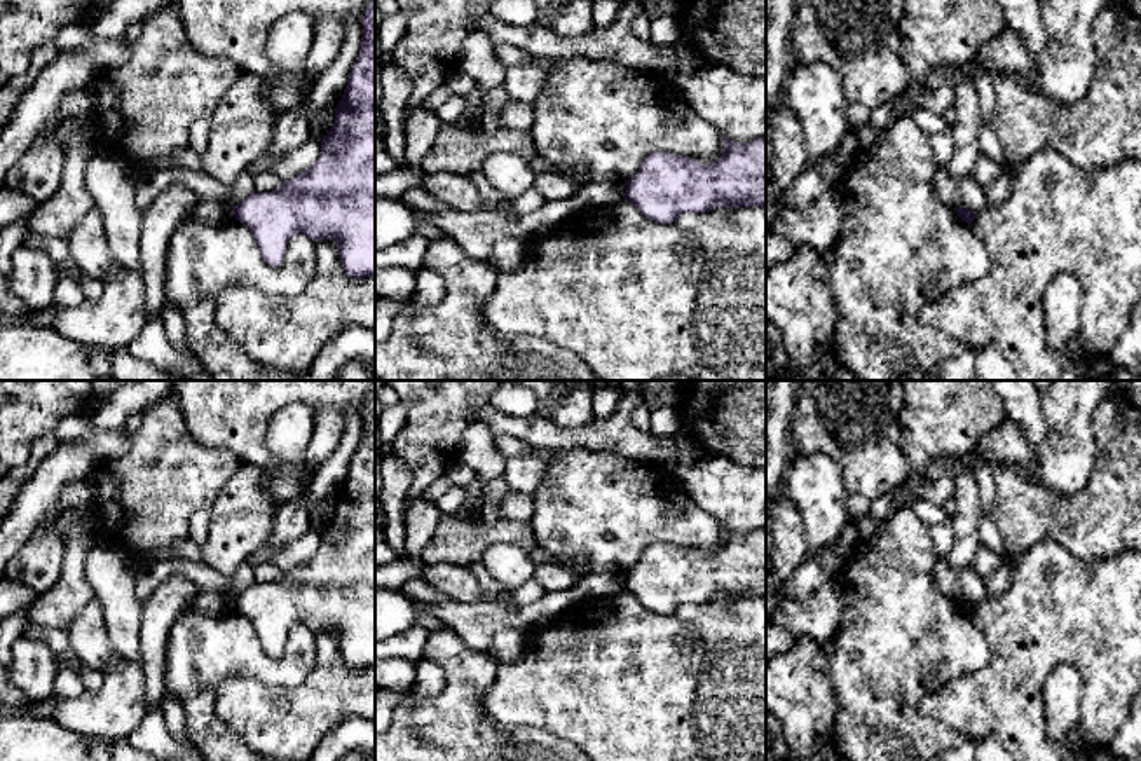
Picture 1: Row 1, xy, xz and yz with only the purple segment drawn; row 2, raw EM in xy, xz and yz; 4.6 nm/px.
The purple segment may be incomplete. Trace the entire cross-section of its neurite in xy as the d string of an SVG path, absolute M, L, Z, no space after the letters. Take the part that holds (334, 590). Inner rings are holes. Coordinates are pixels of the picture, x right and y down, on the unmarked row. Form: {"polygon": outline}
{"polygon": "M375 386L361 415L361 440L335 499L335 513L321 531L318 552L277 581L253 583L234 597L236 611L249 620L263 653L272 658L283 653L290 630L304 623L312 632L333 632L351 668L375 667Z"}

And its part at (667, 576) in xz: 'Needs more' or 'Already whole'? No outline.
Already whole

